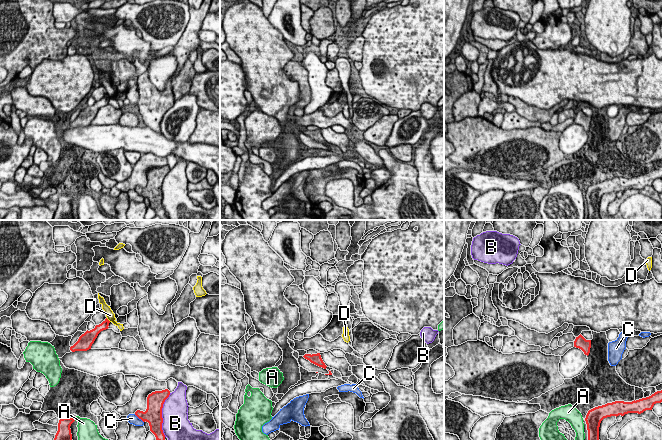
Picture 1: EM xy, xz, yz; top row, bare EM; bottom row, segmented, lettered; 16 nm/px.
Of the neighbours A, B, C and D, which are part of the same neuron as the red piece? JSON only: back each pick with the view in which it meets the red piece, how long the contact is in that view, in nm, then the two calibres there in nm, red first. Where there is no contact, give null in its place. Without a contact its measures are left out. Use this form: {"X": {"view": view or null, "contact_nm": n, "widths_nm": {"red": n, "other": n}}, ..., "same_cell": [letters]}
{"same_cell": []}

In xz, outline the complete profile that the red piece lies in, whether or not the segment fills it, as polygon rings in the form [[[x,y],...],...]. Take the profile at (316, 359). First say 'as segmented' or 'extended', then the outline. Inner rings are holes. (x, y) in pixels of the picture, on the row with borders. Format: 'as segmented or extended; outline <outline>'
as segmented; outline [[[317,353],[317,354],[305,354],[303,356],[305,359],[309,360],[311,363],[319,366],[319,367],[322,367],[324,369],[326,369],[326,365],[325,363],[323,362],[322,358],[321,358],[321,355],[320,353]]]

